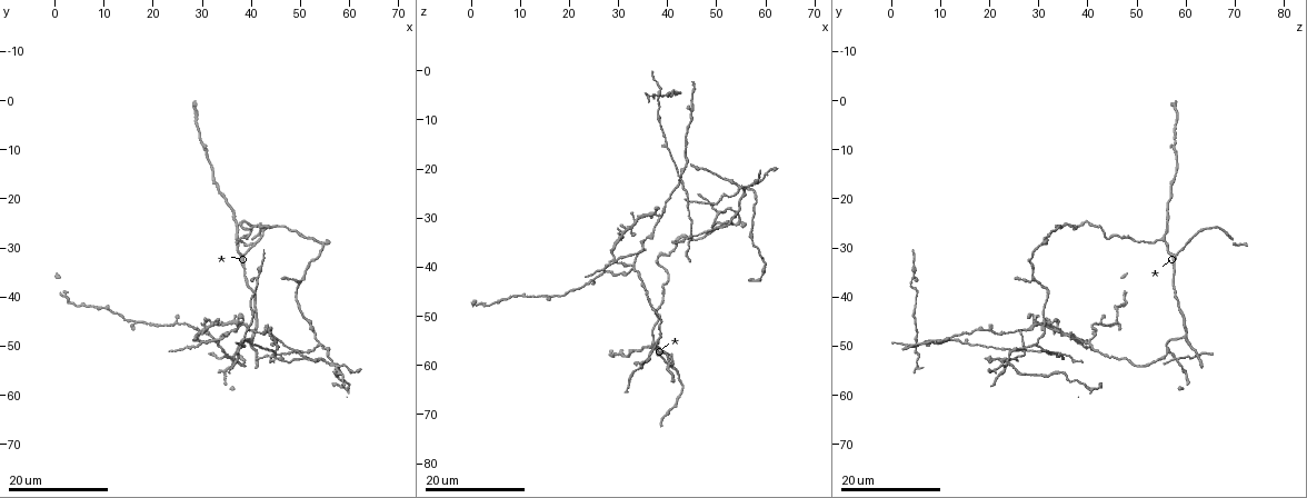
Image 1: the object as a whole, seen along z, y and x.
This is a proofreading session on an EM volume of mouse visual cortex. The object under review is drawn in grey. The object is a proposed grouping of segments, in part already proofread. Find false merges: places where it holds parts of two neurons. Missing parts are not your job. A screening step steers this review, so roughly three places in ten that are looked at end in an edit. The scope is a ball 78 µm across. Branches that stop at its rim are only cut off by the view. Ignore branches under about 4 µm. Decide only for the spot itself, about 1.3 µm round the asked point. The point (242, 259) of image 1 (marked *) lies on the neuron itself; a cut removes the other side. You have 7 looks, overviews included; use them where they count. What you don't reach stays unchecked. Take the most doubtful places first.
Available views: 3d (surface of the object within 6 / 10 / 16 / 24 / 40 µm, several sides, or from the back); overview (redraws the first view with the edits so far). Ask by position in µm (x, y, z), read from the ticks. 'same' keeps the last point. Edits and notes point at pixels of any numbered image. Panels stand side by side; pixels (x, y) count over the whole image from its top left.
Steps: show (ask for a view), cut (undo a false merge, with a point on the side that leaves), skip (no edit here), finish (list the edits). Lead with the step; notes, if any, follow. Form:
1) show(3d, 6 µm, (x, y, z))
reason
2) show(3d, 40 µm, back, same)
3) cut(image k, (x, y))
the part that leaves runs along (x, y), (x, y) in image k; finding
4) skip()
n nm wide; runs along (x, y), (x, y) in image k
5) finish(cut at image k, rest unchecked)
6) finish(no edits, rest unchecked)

show(3d, 24 µm, (50.5, 36.5, 29.0))
three arms meet

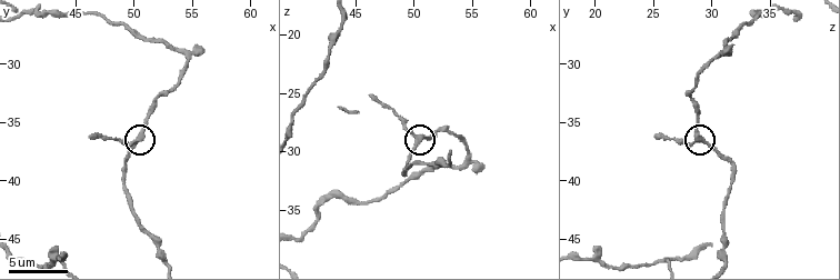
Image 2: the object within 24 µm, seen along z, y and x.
show(3d, 10 µm, (50.4, 36.4, 28.8))
zoom in

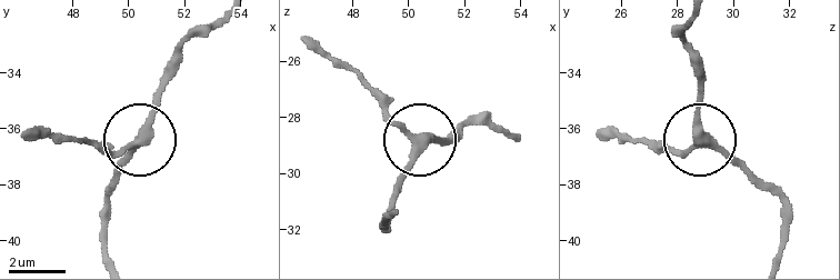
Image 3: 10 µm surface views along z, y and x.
show(3d, 10 µm, back, (50.2, 36.6, 28.9))

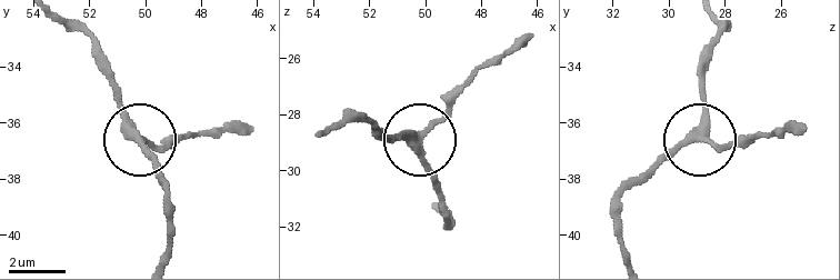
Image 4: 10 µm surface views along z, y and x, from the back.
skip()
runs along (72, 20), (91, 39), (129, 132), (163, 147), (191, 140) in image 4; all the same neuron

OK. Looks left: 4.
show(3d, 24 µm, (36.5, 28.5, 55.0))
a fork

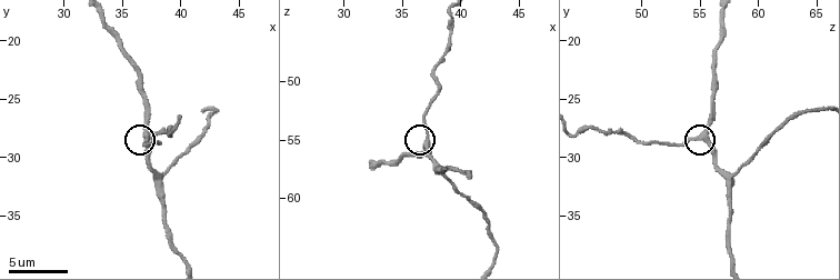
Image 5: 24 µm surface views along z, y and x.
show(3d, 10 µm, (37.2, 28.2, 55.0))

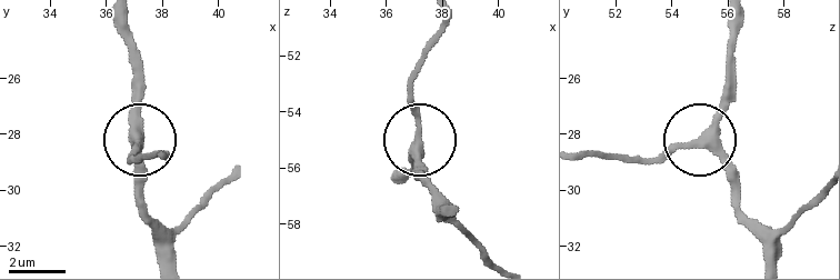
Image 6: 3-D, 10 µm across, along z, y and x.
skip()
320 nm wide; runs along (170, 251), (167, 231), (141, 189), (141, 83) in image 6; one neuron here

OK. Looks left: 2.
show(3d, 24 µm, (38.5, 28.5, 44.0))
thick turns thin

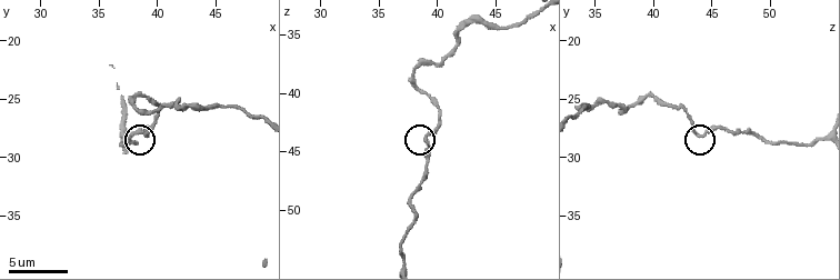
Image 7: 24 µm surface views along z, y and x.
show(3d, 10 µm, (39.2, 28.0, 44.2))

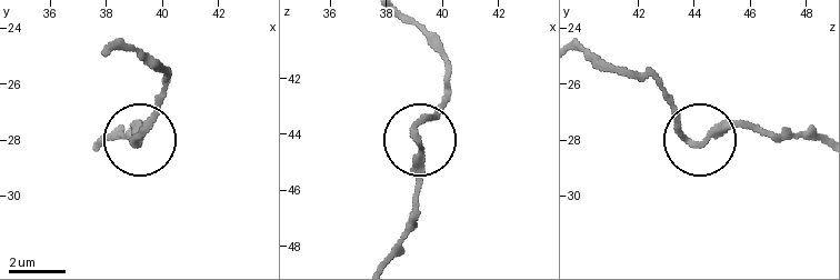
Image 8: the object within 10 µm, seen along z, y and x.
skip()
one neuron here

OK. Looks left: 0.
finish(no edits, rest unchecked)

